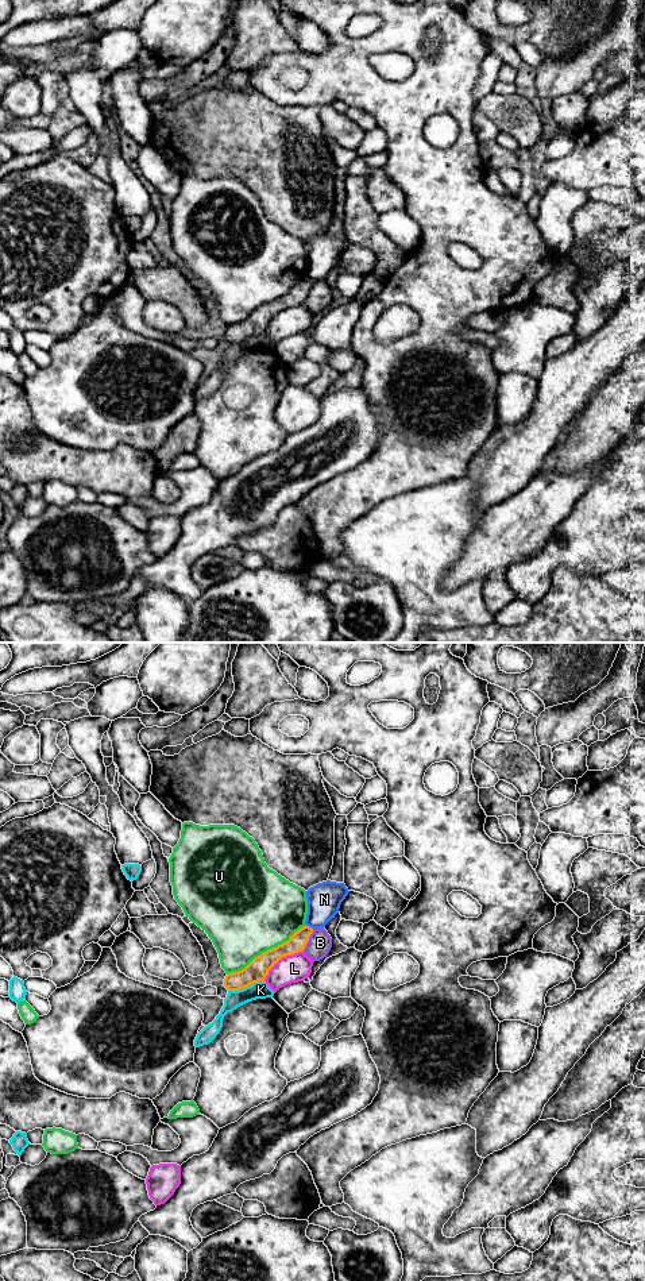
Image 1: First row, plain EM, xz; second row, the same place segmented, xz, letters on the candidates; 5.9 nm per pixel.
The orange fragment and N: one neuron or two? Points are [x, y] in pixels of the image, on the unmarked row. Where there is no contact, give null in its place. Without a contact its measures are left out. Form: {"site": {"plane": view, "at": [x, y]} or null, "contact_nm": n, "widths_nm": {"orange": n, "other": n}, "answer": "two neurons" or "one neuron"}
{"site": {"plane": "xz", "at": [308, 278]}, "contact_nm": 70, "widths_nm": {"orange": 110, "other": 200}, "answer": "two neurons"}

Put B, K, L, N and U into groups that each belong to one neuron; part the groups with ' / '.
B / K / L / N / U

